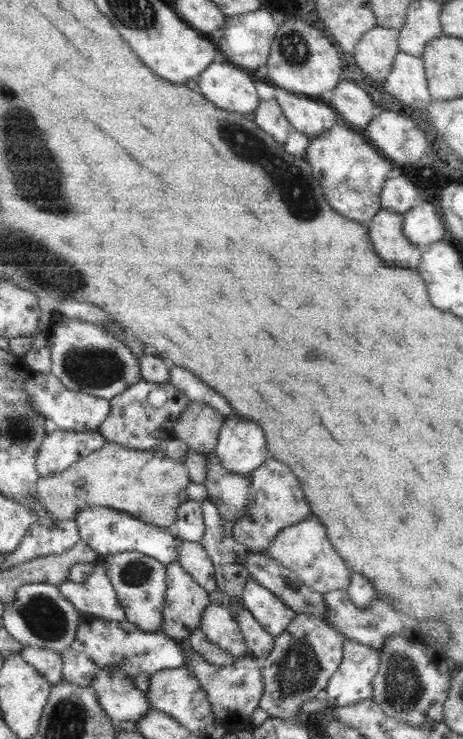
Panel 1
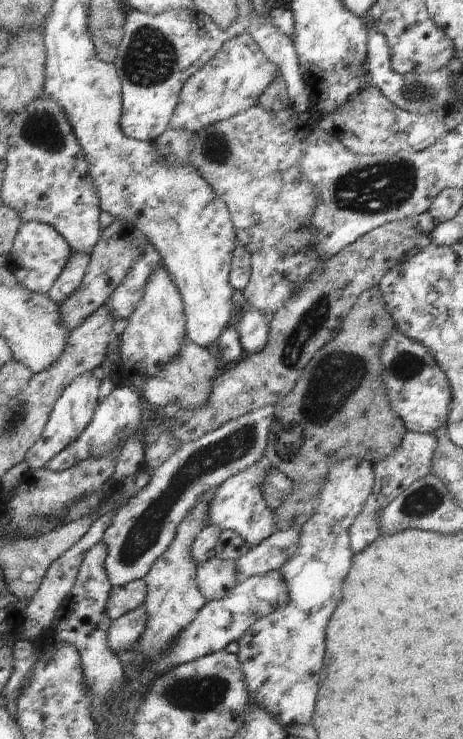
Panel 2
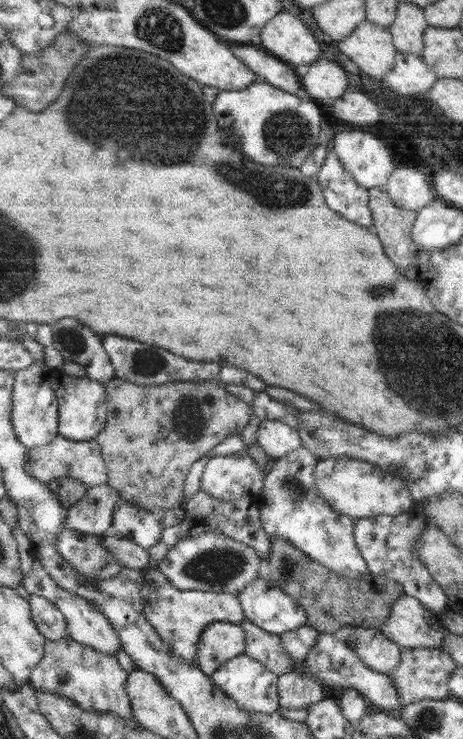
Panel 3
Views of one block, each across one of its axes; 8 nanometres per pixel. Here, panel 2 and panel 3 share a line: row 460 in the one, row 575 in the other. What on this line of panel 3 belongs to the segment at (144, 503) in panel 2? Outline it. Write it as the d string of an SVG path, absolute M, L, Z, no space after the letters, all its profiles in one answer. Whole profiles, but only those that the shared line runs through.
M202 532L180 540L157 564L157 567L162 577L166 576L177 588L228 592L238 596L259 576L261 560L259 553L244 542L233 540L221 532Z

